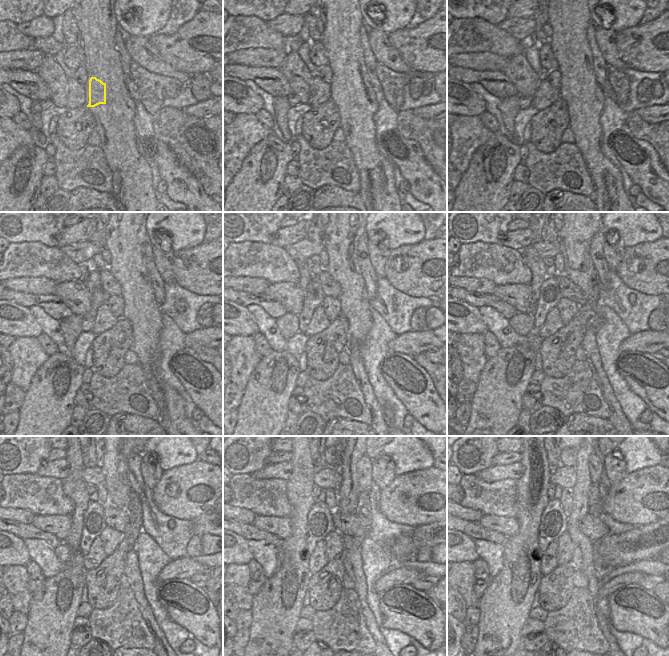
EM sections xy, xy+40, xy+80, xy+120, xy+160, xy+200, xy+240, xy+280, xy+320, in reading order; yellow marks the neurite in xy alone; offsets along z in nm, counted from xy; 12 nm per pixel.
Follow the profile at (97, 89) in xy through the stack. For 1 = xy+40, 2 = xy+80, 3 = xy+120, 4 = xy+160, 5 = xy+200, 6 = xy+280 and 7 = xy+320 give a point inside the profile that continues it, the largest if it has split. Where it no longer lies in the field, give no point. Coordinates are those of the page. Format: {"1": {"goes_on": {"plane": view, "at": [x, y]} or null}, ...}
{"1": {"goes_on": {"plane": "xy+40", "at": [321, 93]}}, "2": {"goes_on": {"plane": "xy+80", "at": [546, 94]}}, "3": {"goes_on": {"plane": "xy+120", "at": [104, 320]}}, "4": {"goes_on": {"plane": "xy+160", "at": [329, 320]}}, "5": {"goes_on": {"plane": "xy+200", "at": [553, 322]}}, "6": {"goes_on": {"plane": "xy+280", "at": [319, 558]}}, "7": {"goes_on": {"plane": "xy+320", "at": [548, 562]}}}

